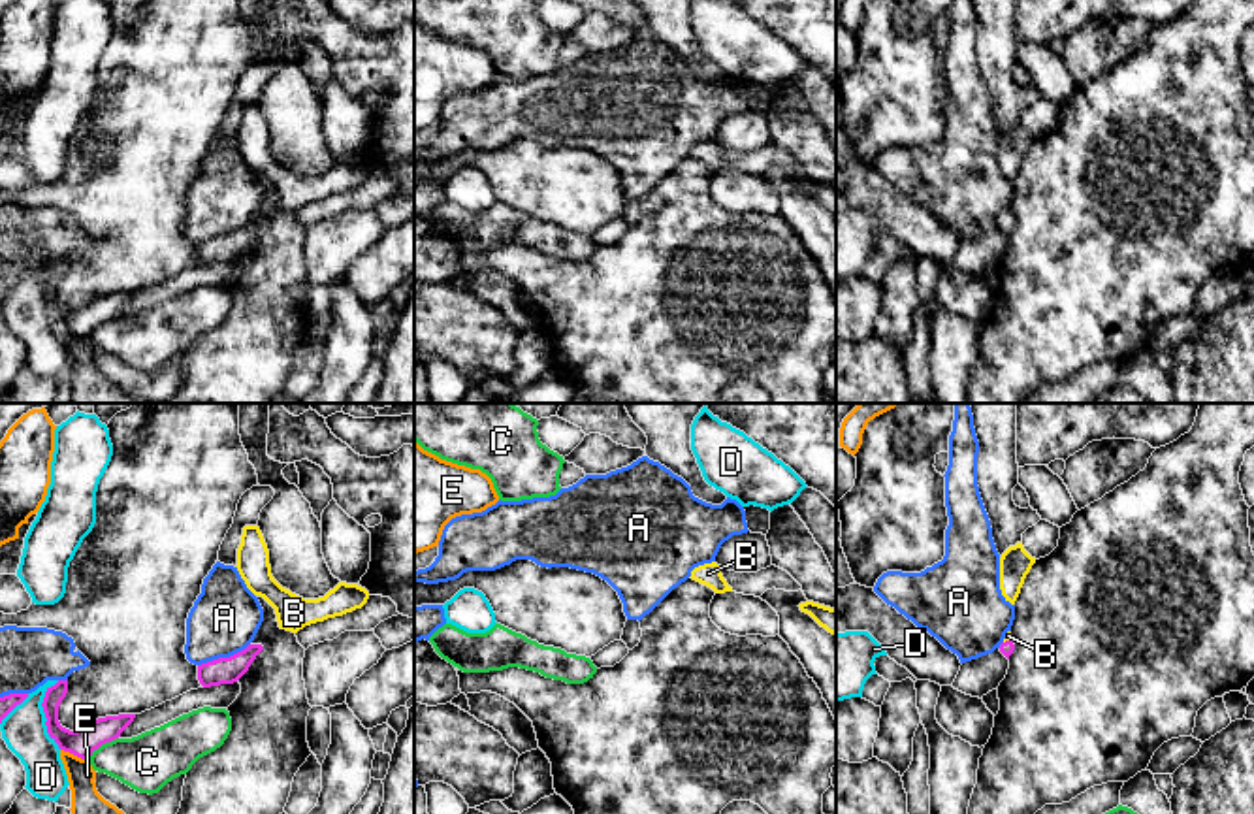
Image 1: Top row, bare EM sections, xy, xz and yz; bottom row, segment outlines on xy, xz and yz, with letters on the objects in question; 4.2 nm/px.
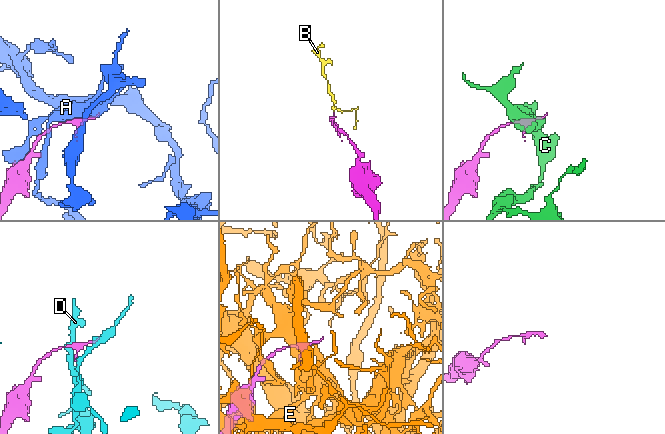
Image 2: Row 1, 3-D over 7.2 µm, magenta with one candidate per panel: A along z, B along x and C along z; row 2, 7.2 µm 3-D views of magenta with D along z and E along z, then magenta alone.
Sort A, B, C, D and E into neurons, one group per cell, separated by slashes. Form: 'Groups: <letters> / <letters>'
Groups: A / B / C / D / E

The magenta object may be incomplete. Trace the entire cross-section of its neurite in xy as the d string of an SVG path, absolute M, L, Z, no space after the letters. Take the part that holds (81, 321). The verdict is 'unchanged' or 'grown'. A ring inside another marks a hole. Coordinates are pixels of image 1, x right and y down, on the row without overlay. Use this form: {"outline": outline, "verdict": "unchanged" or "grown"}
{"outline": "M58 258L47 266L43 275L45 303L49 315L60 328L70 330L81 337L90 339L94 328L102 322L121 315L121 311L134 300L136 292L119 292L98 296L77 309L70 309L58 300L58 285L68 271L68 258Z", "verdict": "unchanged"}

